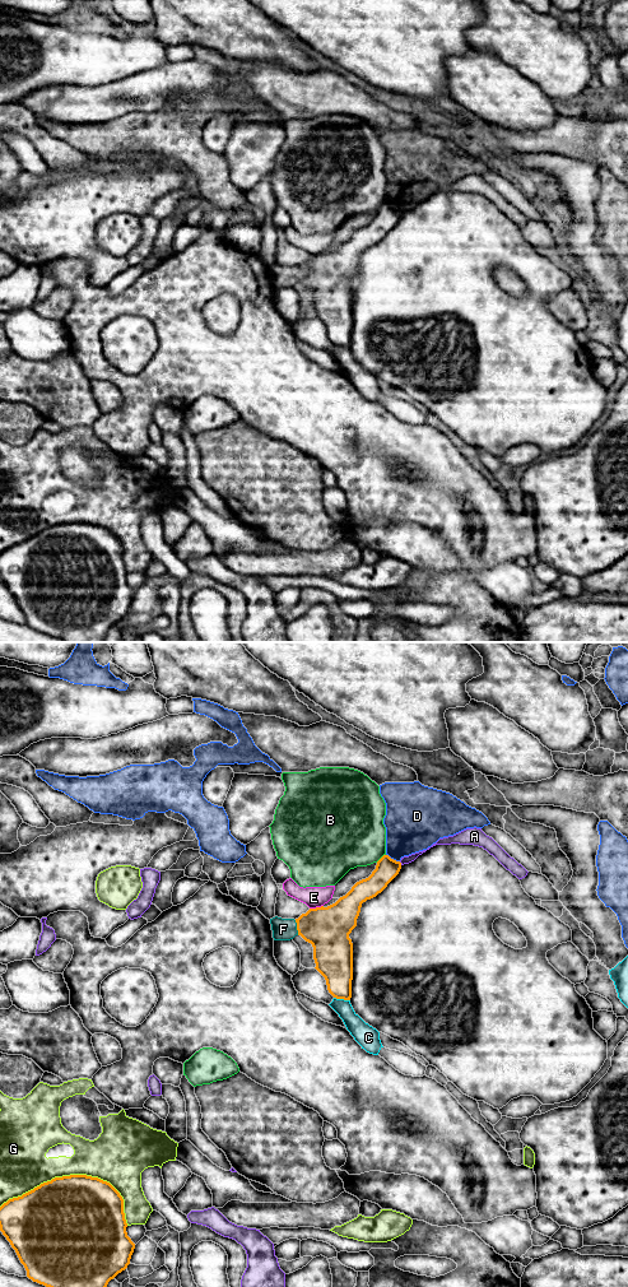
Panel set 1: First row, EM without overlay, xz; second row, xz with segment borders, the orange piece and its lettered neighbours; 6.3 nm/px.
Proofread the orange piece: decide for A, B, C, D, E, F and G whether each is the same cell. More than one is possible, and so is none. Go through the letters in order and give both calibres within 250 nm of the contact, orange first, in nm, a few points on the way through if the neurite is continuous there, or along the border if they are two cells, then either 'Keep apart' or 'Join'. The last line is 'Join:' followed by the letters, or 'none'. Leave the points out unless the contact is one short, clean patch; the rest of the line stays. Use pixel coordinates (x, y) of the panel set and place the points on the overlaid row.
A: Thickness 140 nm (orange) against 50 nm. Keep apart
B: Thickness 140 nm (orange) against 440 nm. Keep apart
C: Thickness 240 nm (orange) against 120 nm. Keep apart
D: Thickness 140 nm (orange) against 340 nm. Keep apart
E: Thickness 280 nm (orange) against 130 nm. Keep apart
F: Thickness 280 nm (orange) against 140 nm. Path across: xz (328, 929), (297, 928), (283, 929). Join
G: Thickness 500 nm (orange) against 300 nm. Keep apart
Join: F

